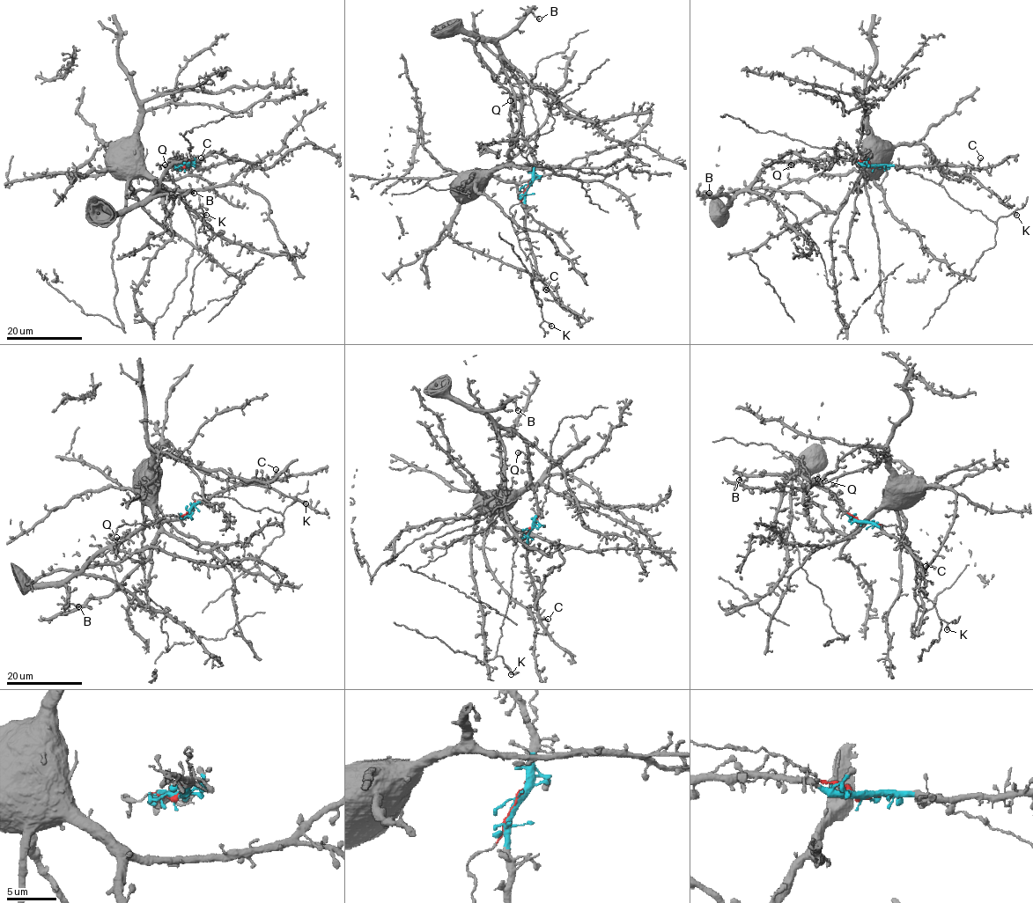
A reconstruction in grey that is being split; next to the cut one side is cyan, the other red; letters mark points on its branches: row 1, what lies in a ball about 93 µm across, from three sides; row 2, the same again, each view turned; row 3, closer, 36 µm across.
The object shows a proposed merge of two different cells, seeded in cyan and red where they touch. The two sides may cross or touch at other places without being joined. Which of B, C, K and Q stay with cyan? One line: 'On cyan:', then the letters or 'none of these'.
On cyan: B, C, Q

